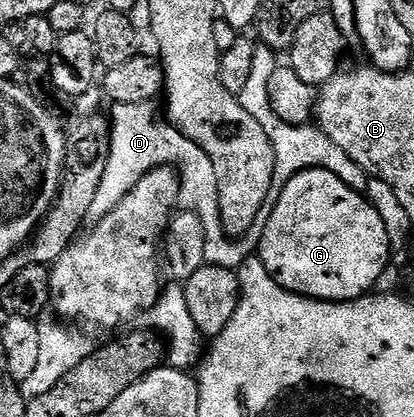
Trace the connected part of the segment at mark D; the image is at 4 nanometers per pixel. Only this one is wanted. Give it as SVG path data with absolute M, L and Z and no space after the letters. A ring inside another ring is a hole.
M256 47L253 54L253 66L249 69L249 82L245 90L238 96L241 106L261 122L261 130L269 134L269 142L275 155L275 173L269 186L269 194L265 198L265 206L257 210L257 218L253 218L253 226L249 226L246 236L232 238L228 236L221 222L219 209L219 187L217 174L213 170L213 162L197 142L185 138L170 123L155 117L154 103L149 104L116 104L109 112L111 122L111 145L109 146L109 162L105 162L105 178L101 178L101 186L93 197L93 206L89 206L89 217L92 221L100 220L109 214L141 182L145 174L154 168L174 166L181 177L181 204L184 209L195 212L205 226L205 258L207 263L222 268L238 269L246 262L247 257L258 249L261 238L265 234L265 226L269 222L269 214L273 214L273 206L277 206L277 198L281 198L281 190L299 172L310 168L328 168L337 174L354 192L366 193L368 175L341 146L329 139L317 126L311 124L286 124L273 114L273 106L269 106L269 77L277 66L277 54L272 48Z

